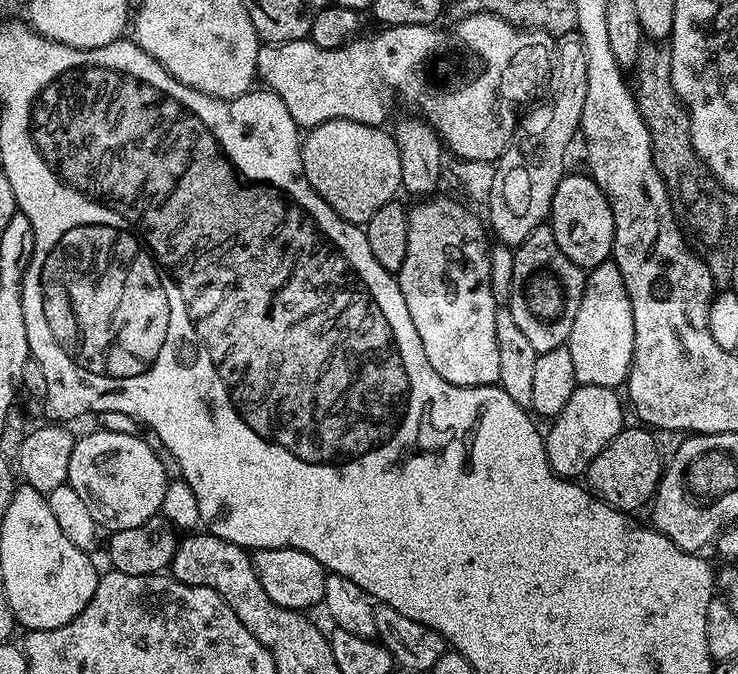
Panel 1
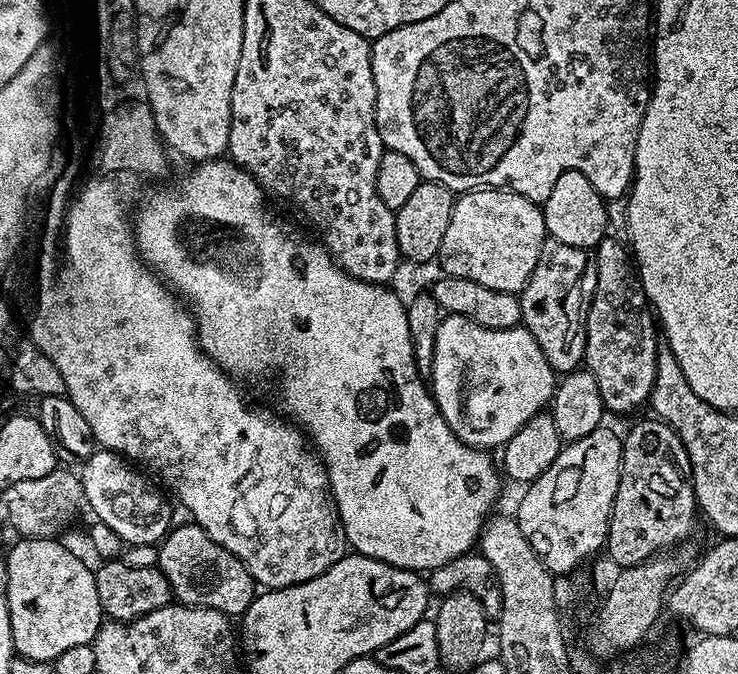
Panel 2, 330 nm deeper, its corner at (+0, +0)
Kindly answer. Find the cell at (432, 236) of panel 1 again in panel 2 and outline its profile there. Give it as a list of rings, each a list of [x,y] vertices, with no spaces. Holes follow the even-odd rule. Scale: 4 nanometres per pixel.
[[[451,314],[445,315],[441,319],[438,326],[438,338],[434,338],[434,362],[430,373],[430,391],[432,397],[436,399],[436,409],[442,414],[442,418],[446,418],[450,430],[454,430],[454,434],[463,444],[485,450],[493,450],[492,448],[496,447],[499,449],[507,444],[510,438],[514,438],[514,434],[518,434],[518,430],[522,430],[522,426],[526,426],[526,422],[530,422],[530,418],[534,418],[534,414],[545,411],[551,405],[557,383],[558,373],[550,366],[550,362],[546,362],[546,354],[542,354],[542,346],[538,346],[538,342],[534,342],[534,334],[530,334],[528,328],[517,326],[506,330],[494,330],[465,316],[453,316]]]

